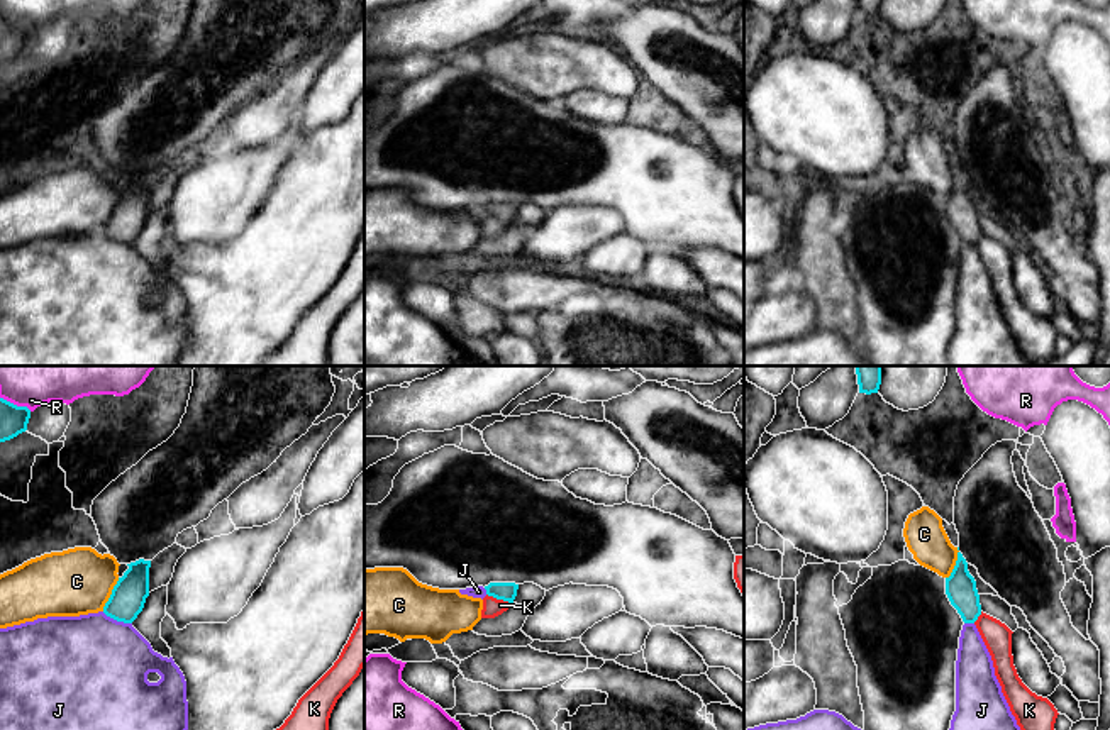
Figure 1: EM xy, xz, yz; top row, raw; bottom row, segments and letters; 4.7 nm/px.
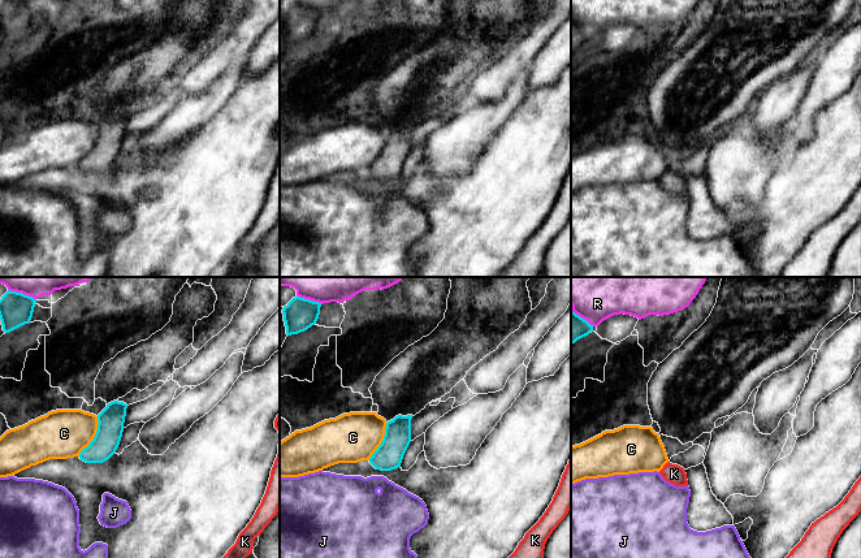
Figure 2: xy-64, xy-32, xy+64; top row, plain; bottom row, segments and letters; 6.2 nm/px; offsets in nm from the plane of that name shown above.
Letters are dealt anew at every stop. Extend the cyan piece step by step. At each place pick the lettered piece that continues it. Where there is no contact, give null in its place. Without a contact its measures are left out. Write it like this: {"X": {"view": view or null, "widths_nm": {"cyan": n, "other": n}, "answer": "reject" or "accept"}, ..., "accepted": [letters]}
{"C": {"view": "xy", "widths_nm": {"cyan": 170, "other": 320}, "answer": "reject"}, "J": {"view": "xy", "widths_nm": {"cyan": 170, "other": 500}, "answer": "reject"}, "K": {"view": "xz", "widths_nm": {"cyan": 90, "other": 90}, "answer": "reject"}, "R": {"view": "xy", "widths_nm": {"cyan": 130, "other": 140}, "answer": "reject"}, "accepted": []}

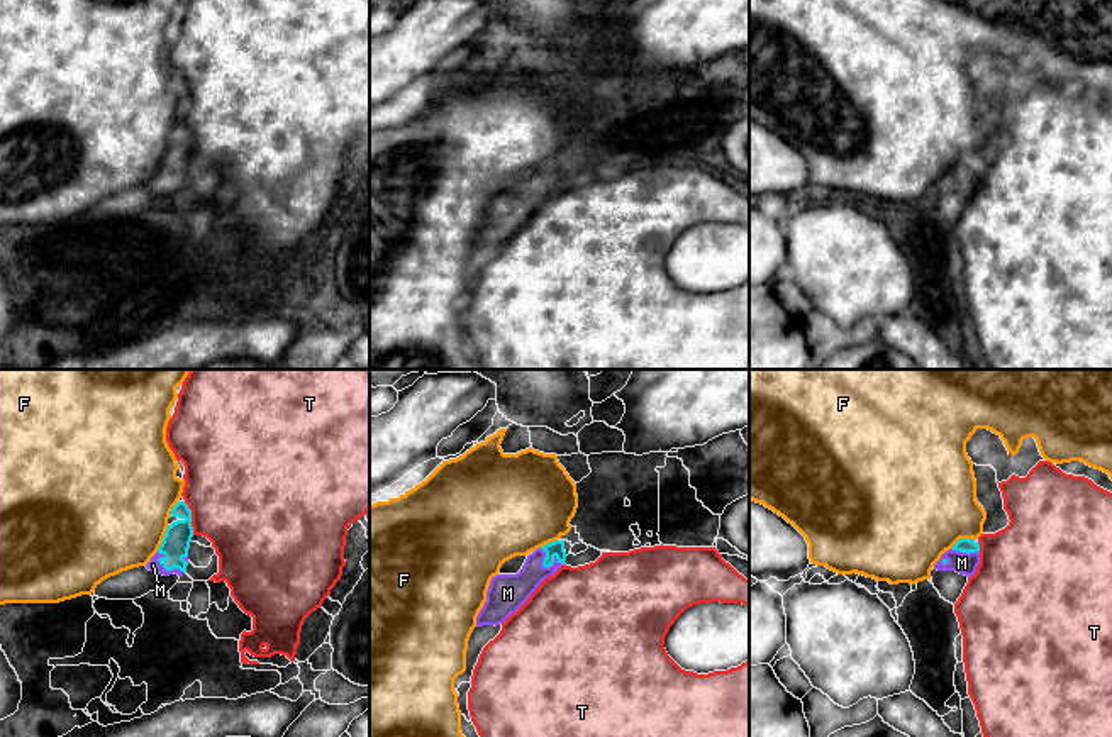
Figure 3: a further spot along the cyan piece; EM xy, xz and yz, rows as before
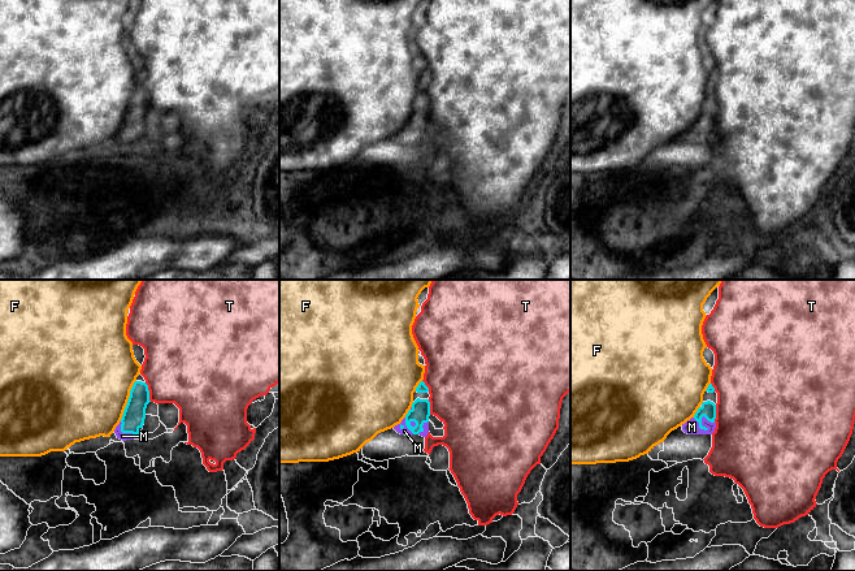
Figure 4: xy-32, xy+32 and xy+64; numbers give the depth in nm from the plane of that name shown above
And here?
{"F": {"view": "xy", "widths_nm": {"cyan": 130, "other": 480}, "answer": "reject"}, "M": {"view": "xz", "widths_nm": {"cyan": 70, "other": 180}, "answer": "accept"}, "T": {"view": "xy", "widths_nm": {"cyan": 130, "other": 480}, "answer": "reject"}, "accepted": ["M"]}

